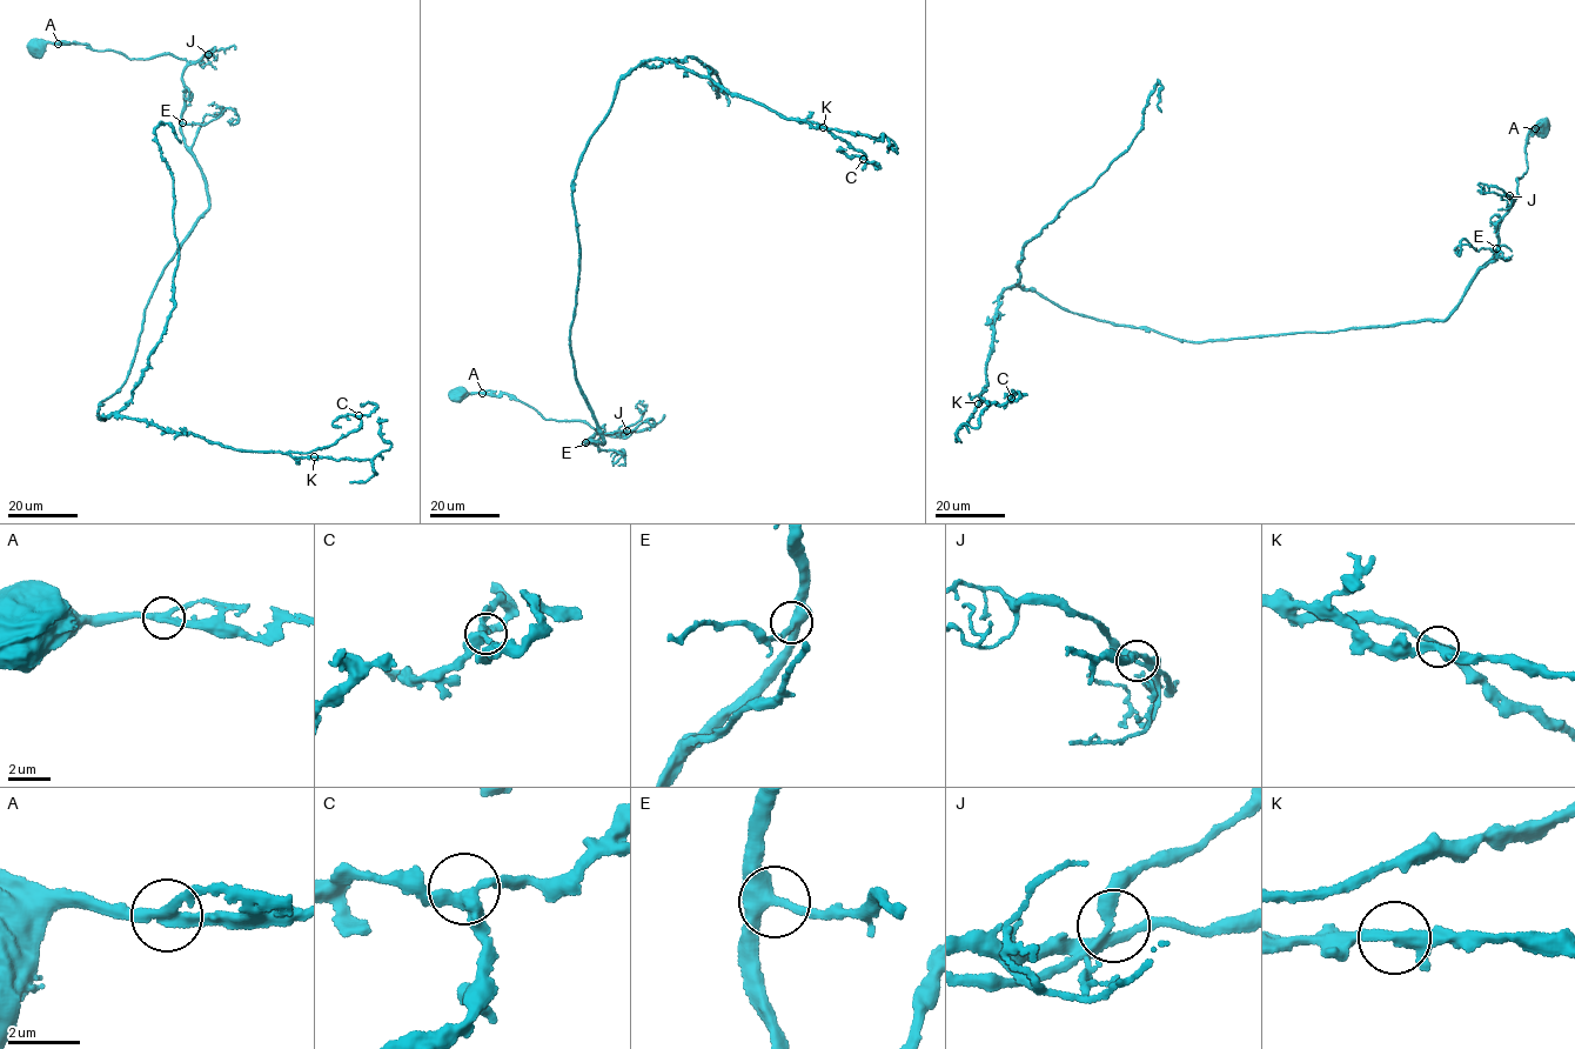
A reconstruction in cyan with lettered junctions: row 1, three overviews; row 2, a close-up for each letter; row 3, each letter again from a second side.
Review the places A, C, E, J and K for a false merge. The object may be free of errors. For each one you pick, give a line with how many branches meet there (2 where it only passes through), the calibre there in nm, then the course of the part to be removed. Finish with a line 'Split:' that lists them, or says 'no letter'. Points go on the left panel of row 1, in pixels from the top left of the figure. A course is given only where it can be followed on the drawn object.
Split: no letter

